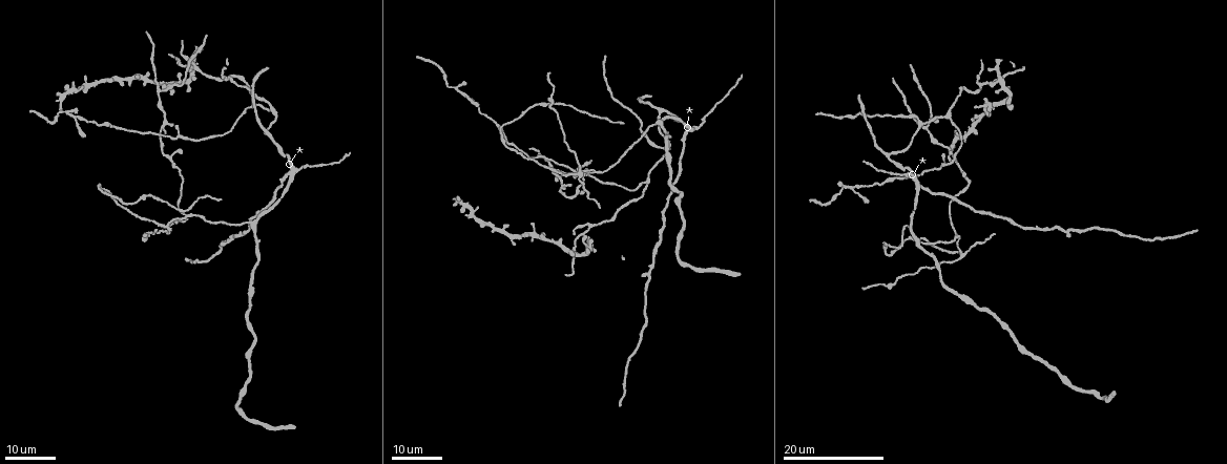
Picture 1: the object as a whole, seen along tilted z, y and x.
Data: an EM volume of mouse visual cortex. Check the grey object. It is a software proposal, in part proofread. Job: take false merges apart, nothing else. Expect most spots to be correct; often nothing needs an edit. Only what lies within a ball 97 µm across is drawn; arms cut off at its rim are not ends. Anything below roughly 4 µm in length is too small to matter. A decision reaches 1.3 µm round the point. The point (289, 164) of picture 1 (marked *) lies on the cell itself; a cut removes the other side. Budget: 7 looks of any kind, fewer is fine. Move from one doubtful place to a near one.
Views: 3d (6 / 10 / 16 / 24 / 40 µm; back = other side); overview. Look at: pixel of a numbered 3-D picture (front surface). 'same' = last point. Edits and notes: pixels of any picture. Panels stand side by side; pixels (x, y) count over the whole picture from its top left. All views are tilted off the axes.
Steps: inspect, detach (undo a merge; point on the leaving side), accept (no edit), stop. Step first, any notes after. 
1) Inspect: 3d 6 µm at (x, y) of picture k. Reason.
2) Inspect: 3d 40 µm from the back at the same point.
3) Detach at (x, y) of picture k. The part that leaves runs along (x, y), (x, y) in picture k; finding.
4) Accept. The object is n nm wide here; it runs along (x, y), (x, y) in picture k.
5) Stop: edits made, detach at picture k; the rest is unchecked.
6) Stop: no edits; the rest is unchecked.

Inspect: 3d 16 µm at (273, 111) of picture 1. Side arm on a straight run.

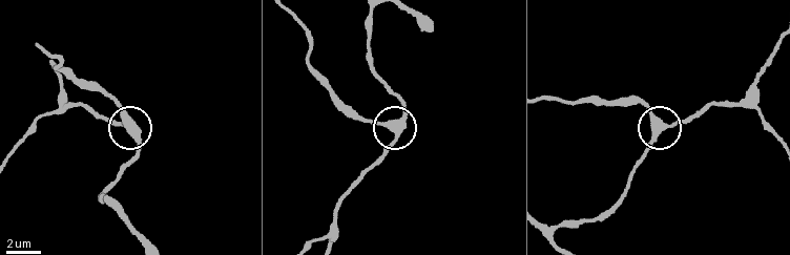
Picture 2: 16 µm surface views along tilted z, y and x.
Inspect: 3d 10 µm at (667, 127) of picture 2.

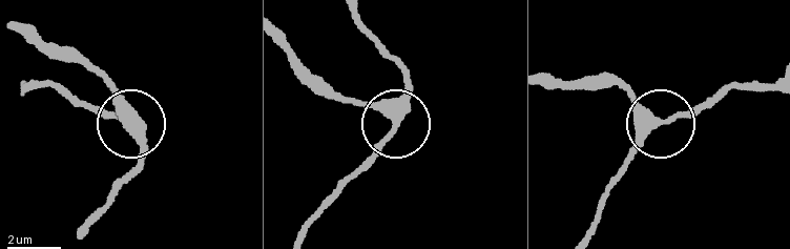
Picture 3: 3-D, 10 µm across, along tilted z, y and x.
Accept. 3 arms meet here; it runs along (352, 9), (408, 85), (397, 120), (355, 100) in picture 3; all the same cell.

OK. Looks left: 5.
Inspect: 3d 16 µm at (988, 84) of picture 1.

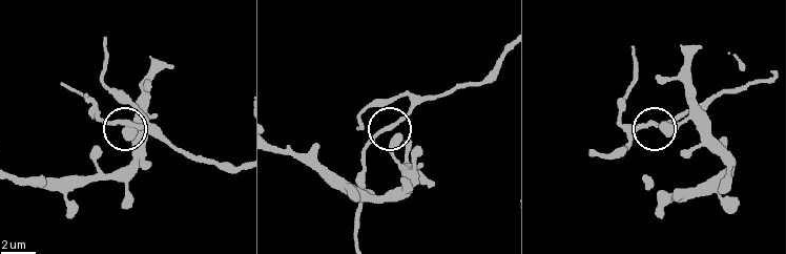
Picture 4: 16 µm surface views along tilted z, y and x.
Inspect: 3d 6 µm at (663, 126) of picture 4.

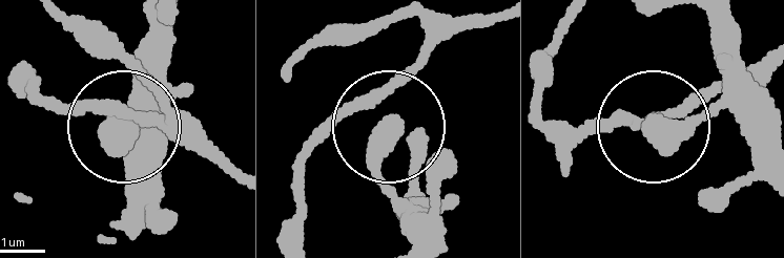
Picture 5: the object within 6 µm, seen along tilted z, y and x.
Accept. The object is 350 nm wide here; continuous, no second cell.

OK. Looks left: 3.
Inspect: 3d 16 µm at (852, 189) of picture 1. Two arms in line, one across.

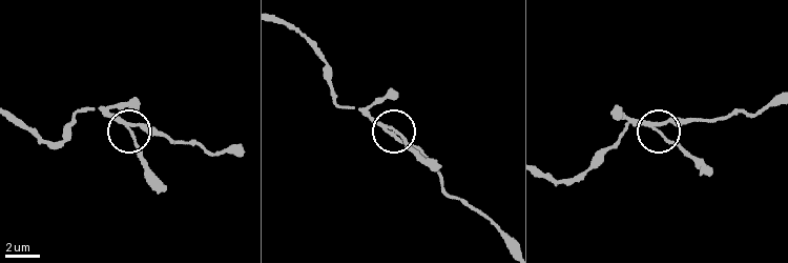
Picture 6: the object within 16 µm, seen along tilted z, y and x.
Inspect: 3d 6 µm at (131, 131) of picture 6.

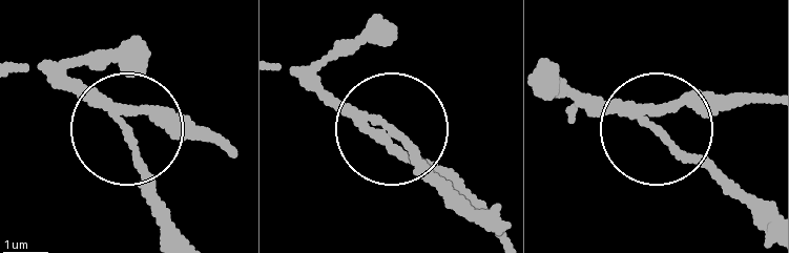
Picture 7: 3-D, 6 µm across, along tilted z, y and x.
Inspect: 3d 6 µm from the back at (390, 129) of picture 7.

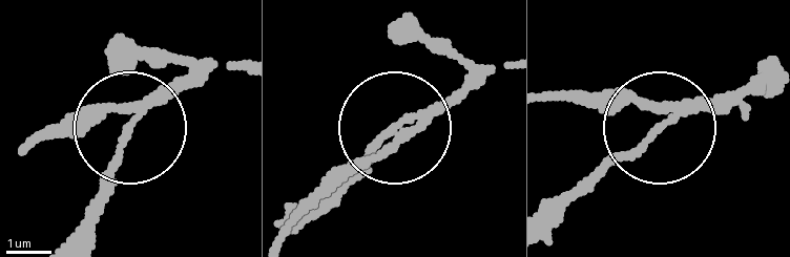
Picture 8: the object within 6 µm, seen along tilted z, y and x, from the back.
Accept. 3 arms meet here; it runs along (30, 143), (128, 110), (125, 143), (86, 207) in picture 8; one cell here.

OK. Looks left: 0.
Stop: no edits; the rest is unchecked.

